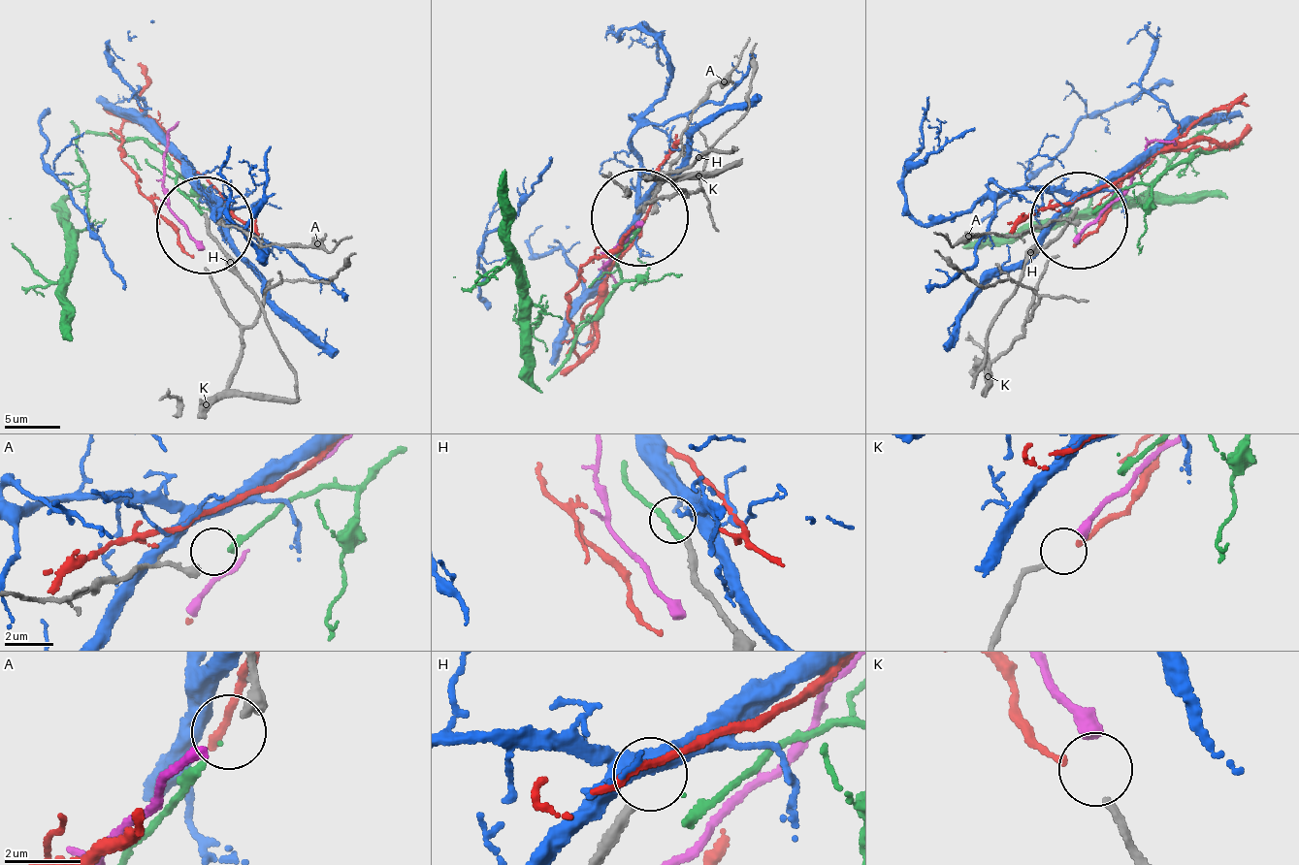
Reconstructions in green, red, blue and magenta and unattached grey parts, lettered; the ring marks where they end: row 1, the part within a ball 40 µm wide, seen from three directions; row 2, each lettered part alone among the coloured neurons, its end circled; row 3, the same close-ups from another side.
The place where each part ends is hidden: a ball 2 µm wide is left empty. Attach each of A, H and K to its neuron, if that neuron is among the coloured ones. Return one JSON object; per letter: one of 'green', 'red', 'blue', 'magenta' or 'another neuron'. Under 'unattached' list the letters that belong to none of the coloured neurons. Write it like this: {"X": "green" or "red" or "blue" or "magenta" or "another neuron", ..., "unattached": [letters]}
{"A": "green", "H": "another neuron", "K": "magenta", "unattached": ["H"]}

